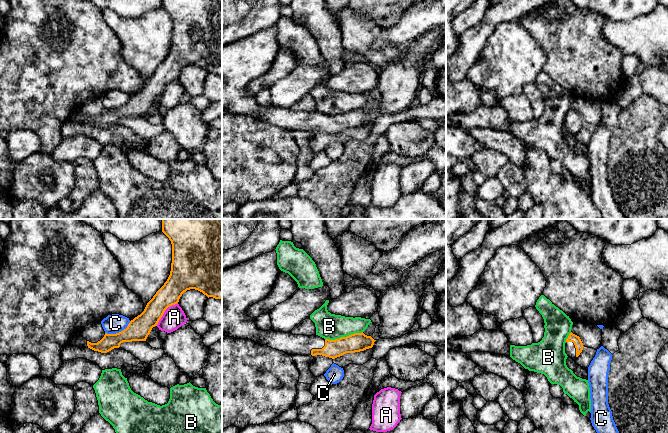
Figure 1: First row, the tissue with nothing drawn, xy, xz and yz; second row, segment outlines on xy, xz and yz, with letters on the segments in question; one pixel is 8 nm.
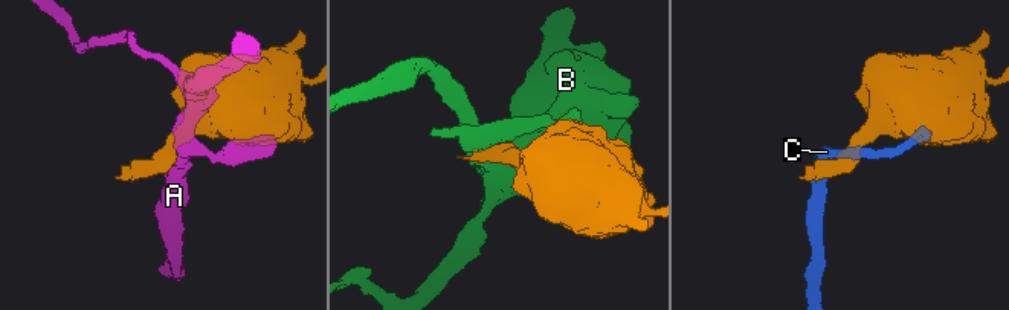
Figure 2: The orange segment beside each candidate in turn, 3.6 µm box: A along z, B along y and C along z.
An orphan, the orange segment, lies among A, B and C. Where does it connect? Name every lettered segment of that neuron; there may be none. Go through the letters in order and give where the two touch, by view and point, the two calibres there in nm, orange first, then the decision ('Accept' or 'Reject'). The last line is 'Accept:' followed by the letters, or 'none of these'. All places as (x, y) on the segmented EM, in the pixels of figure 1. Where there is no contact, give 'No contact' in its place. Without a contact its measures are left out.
A: Touches orange at xy (164, 311). Thickness 180 nm (orange) against 180 nm. Reject
B: Touches orange at xz (343, 337). Thickness 150 nm (orange) against 200 nm. Reject
C: Touches orange at xy (119, 332). Thickness 180 nm (orange) against 160 nm. Reject
Accept: none of these

